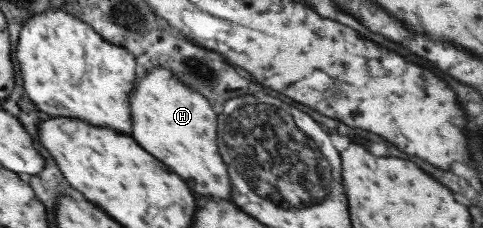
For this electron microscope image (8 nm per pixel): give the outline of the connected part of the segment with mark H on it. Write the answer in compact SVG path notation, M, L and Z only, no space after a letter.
M164 66L150 68L143 77L138 77L137 87L134 88L134 137L136 141L160 161L166 161L174 173L178 173L196 195L214 195L214 197L230 197L232 183L228 175L228 167L218 151L218 115L212 111L210 101L190 89L178 79L173 70Z

